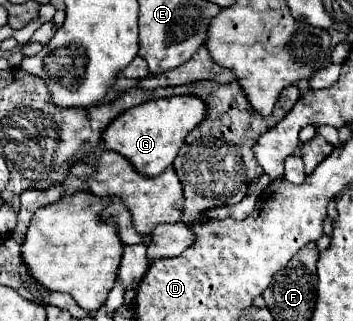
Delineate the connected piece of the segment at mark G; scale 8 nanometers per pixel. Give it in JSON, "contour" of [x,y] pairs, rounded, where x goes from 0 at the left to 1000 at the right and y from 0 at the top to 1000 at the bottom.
{"contour":[[[487,299],[408,318],[346,349],[295,405],[289,436],[300,467],[346,480],[402,548],[459,542],[499,492],[527,417],[578,374],[578,318],[544,299]]]}

